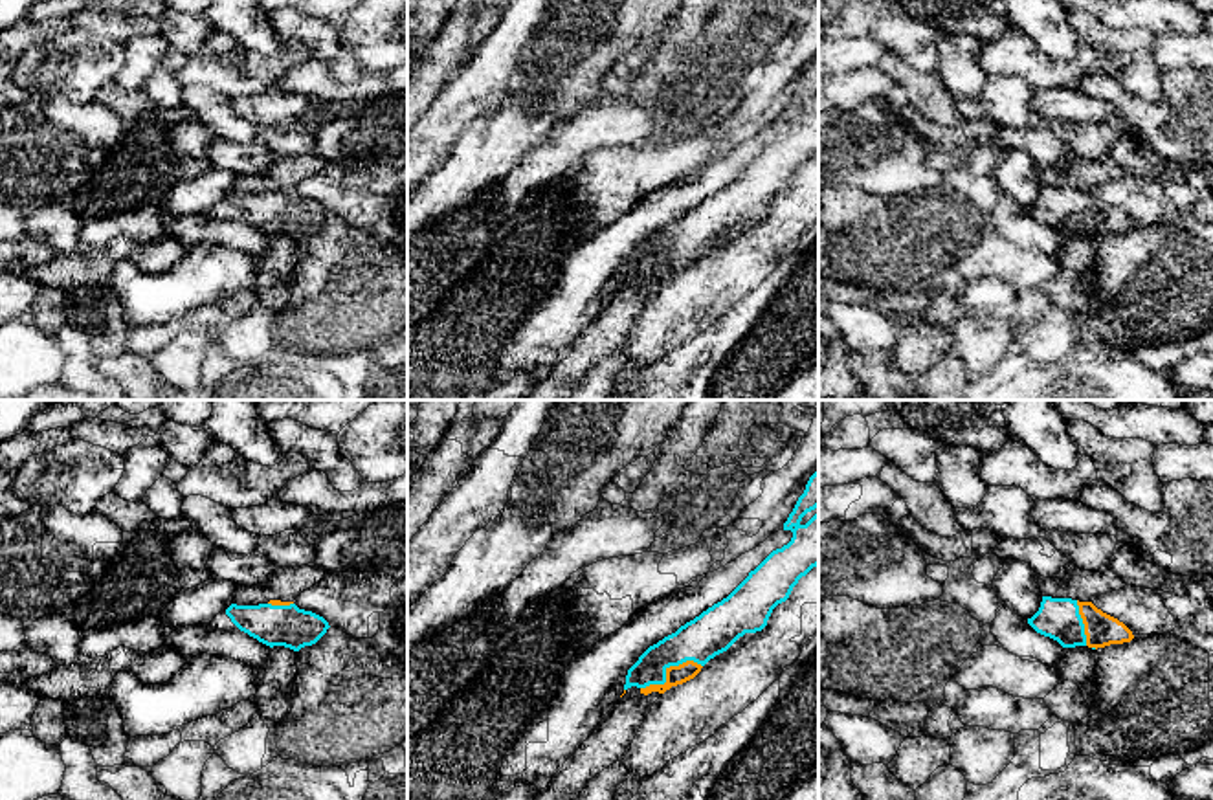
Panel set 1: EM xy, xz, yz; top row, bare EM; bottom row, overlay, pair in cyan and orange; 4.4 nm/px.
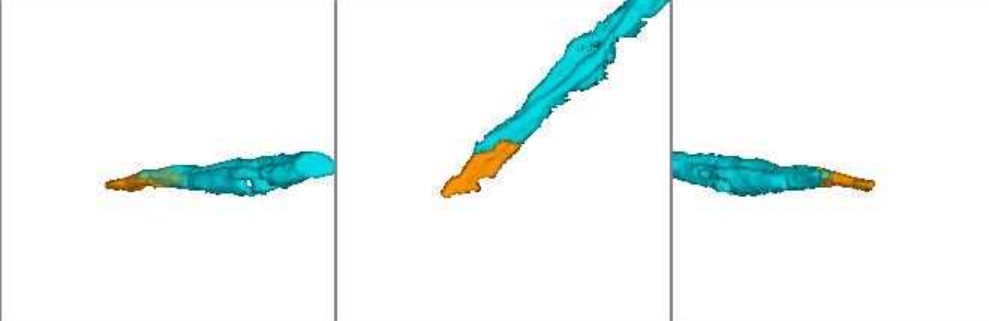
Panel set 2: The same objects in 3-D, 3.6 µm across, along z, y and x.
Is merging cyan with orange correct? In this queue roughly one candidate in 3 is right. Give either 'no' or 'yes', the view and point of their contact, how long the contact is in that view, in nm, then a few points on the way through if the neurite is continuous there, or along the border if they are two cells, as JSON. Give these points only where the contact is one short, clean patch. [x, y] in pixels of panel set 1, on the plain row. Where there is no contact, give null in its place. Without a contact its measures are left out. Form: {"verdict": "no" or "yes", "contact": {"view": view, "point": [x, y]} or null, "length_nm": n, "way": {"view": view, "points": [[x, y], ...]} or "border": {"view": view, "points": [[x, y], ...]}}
{"verdict": "yes", "contact": {"view": "xz", "point": [665, 259]}, "length_nm": 300}

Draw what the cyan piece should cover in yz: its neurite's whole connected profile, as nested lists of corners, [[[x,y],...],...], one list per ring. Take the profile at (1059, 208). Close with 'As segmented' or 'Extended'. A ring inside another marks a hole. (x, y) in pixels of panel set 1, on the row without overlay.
[[[1042,185],[1039,200],[1028,213],[1041,224],[1057,229],[1063,237],[1105,237],[1134,228],[1118,207],[1103,202],[1092,191]]]. Extended

